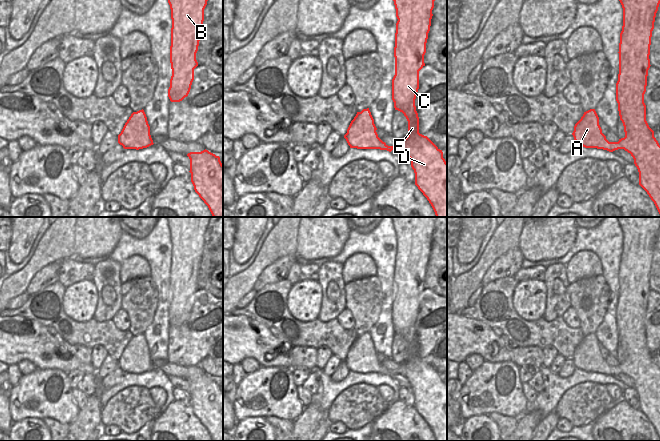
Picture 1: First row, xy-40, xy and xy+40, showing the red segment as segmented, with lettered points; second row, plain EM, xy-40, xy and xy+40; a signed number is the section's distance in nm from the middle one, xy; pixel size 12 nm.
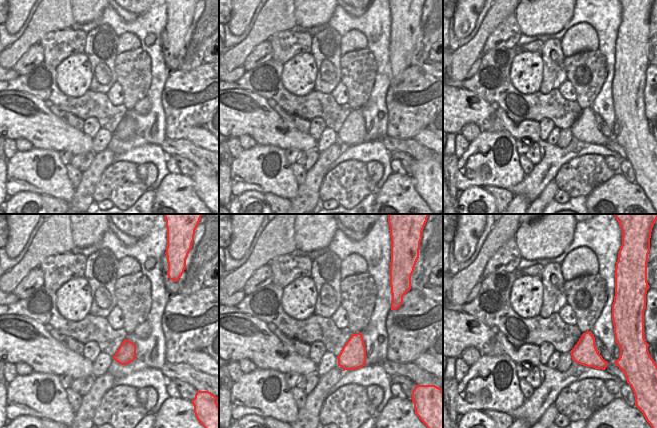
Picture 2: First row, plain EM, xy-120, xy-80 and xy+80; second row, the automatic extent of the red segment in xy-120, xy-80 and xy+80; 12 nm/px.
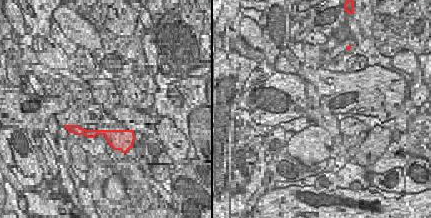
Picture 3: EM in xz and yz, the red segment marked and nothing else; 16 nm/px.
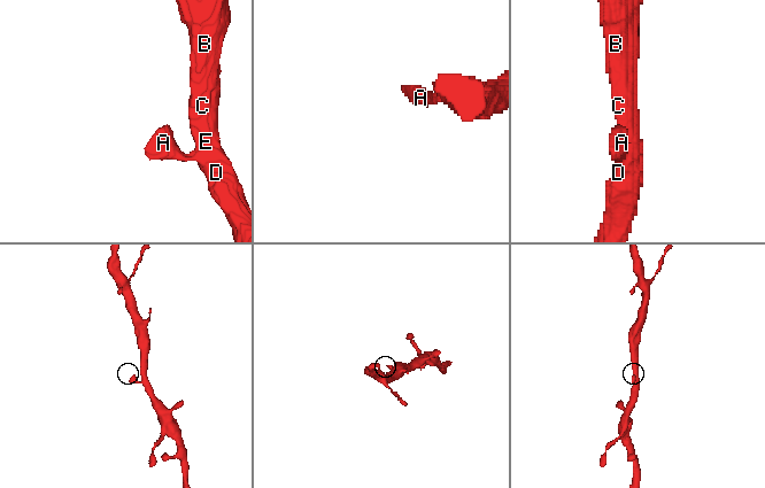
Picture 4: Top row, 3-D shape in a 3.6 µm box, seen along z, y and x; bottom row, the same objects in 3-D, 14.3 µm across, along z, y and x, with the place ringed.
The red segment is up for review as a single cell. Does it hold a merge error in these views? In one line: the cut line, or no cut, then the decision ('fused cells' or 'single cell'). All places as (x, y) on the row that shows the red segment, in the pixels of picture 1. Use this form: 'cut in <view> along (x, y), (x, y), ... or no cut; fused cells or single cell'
no cut; single cell

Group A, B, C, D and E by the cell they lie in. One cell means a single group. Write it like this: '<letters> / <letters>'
A B C D E

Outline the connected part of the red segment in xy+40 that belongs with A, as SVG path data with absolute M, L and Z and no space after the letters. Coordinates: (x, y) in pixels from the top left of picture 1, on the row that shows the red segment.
M619 0L623 8L623 26L619 43L619 74L616 83L616 101L620 120L624 126L625 137L618 142L609 142L602 133L599 117L595 109L584 112L575 124L572 133L575 144L585 148L597 148L613 152L624 149L634 159L639 172L639 185L647 192L660 214L660 145L654 131L646 121L644 94L650 68L650 45L654 22L660 0Z

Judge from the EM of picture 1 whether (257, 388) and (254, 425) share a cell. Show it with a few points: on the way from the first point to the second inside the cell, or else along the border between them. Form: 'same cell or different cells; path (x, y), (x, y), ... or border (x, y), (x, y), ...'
different cells; border (265, 416), (249, 416), (237, 422)

